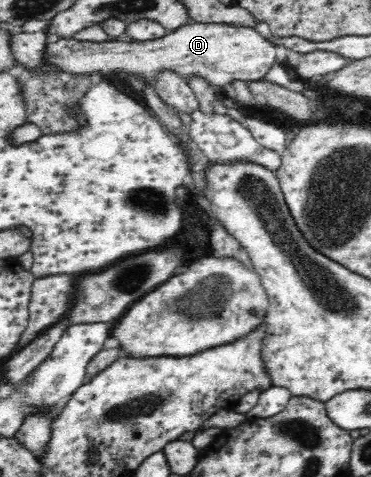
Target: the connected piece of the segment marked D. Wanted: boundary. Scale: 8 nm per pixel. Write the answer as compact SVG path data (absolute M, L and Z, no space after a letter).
M195 22L174 29L171 34L167 34L162 38L151 41L130 41L130 40L110 40L102 42L90 42L87 40L76 40L71 38L56 38L52 39L47 44L47 57L49 63L55 63L61 67L61 72L68 77L71 74L99 72L102 77L110 78L112 74L115 77L127 77L128 75L136 76L140 79L145 79L152 84L154 74L160 68L173 70L181 77L187 80L191 75L199 75L203 79L207 79L209 83L213 83L220 89L230 80L239 80L249 82L262 79L267 72L277 62L277 45L268 38L263 38L255 27L239 26L235 23L227 22Z

